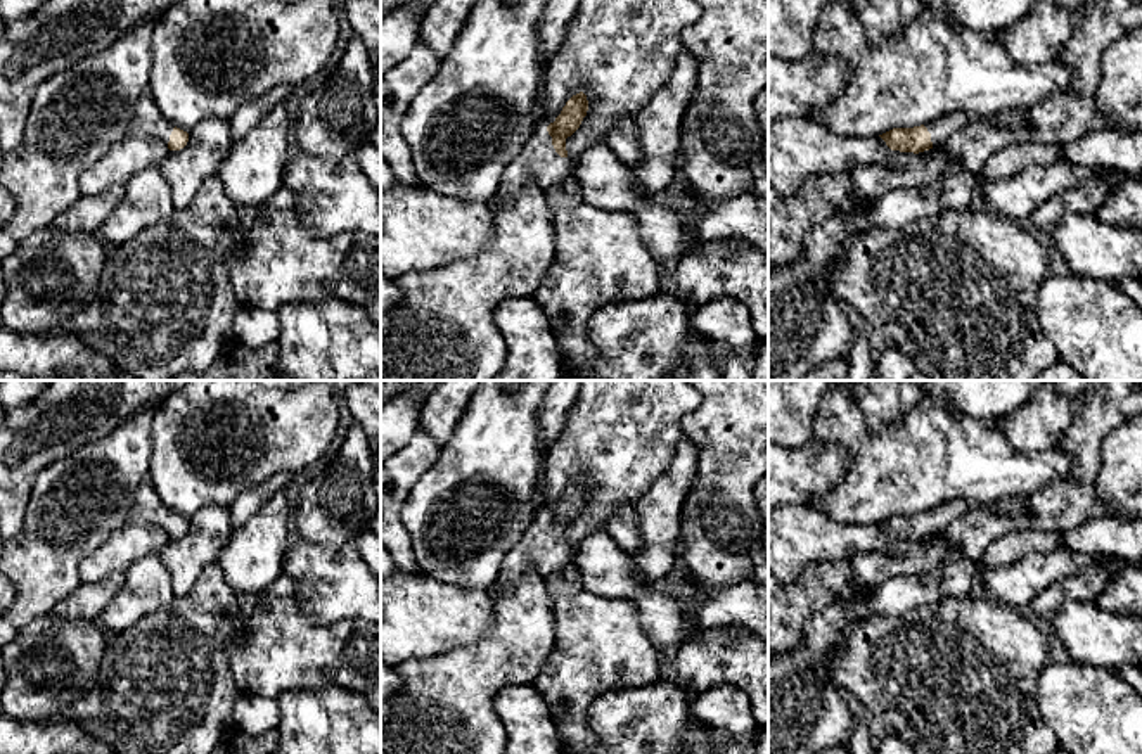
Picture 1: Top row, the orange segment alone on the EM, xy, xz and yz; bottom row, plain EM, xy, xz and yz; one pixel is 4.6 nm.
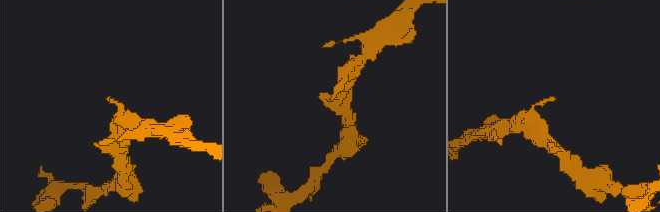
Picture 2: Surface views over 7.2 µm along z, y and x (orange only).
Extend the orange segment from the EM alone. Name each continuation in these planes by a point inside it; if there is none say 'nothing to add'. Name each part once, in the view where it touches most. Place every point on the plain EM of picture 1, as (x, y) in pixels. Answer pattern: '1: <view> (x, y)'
1: xz (538, 550)

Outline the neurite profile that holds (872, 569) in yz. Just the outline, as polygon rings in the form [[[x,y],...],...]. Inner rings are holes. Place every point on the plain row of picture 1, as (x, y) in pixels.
[[[936,536],[917,557],[863,552],[850,559],[853,579],[870,591],[895,578],[924,576],[940,569],[943,572],[940,590],[945,598],[967,597],[979,572],[978,567],[979,562],[966,559],[960,548],[943,536]]]

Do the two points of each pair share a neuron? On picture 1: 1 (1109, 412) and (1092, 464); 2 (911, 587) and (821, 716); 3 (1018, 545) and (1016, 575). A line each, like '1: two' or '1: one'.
1: one
2: one
3: two

